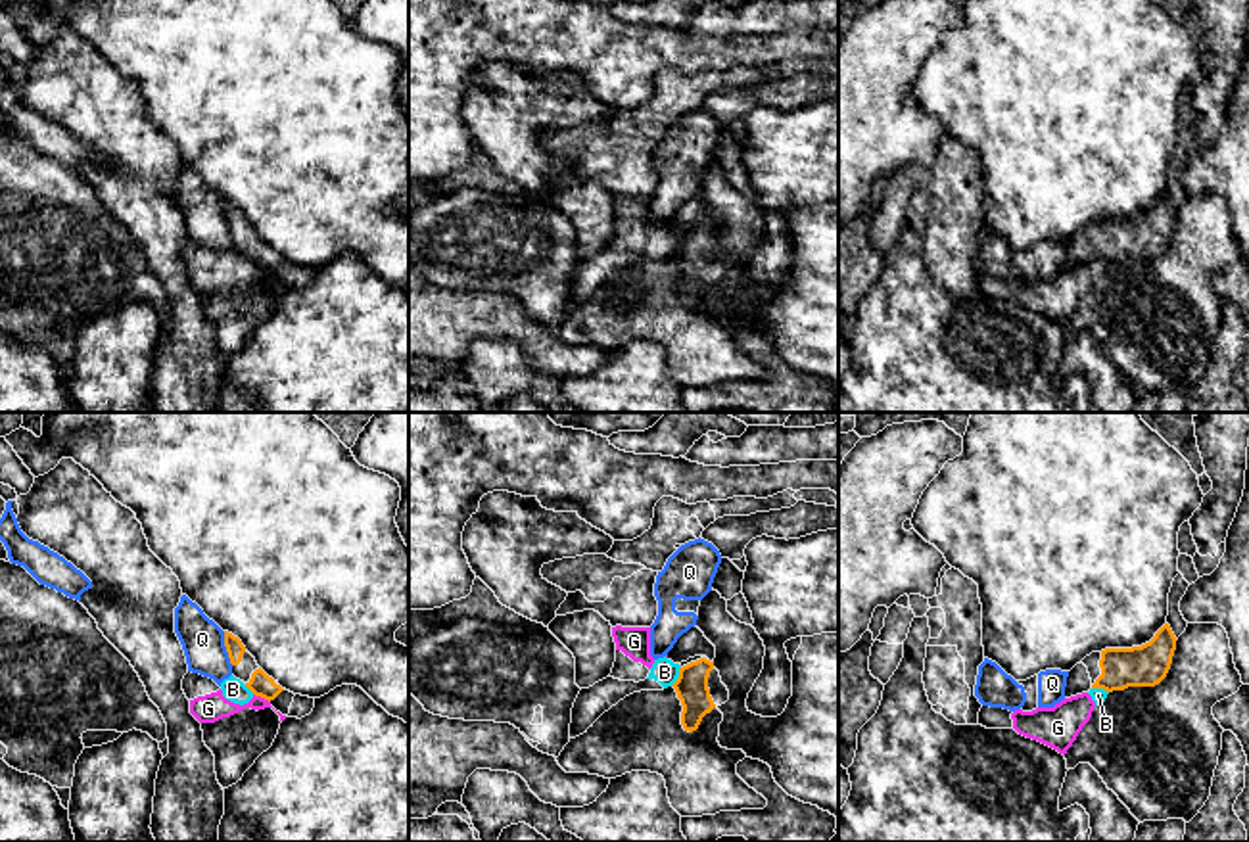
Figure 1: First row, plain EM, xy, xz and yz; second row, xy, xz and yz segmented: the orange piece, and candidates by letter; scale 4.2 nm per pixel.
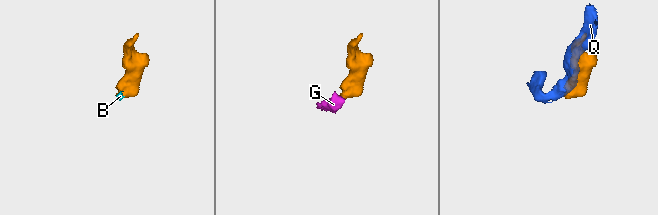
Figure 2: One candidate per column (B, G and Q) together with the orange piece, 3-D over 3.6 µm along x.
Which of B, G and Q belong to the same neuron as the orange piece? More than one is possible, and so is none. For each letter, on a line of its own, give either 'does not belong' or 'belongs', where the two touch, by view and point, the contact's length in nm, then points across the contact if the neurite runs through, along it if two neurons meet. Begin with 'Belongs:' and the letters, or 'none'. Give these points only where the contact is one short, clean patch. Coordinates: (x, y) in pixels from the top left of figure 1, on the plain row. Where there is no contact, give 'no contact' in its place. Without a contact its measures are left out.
Belongs: none
B: does not belong; meets orange in xz at (680, 246); contact 100 nm long; border along xz (680, 236), (680, 246), (670, 256)
G: does not belong; meets orange in xy at (261, 267); contact 80 nm long; border along xy (254, 263), (269, 273)
Q: does not belong; meets orange in xy at (227, 219); contact 150 nm long

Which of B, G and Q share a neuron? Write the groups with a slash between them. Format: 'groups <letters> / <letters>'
groups B G / Q

